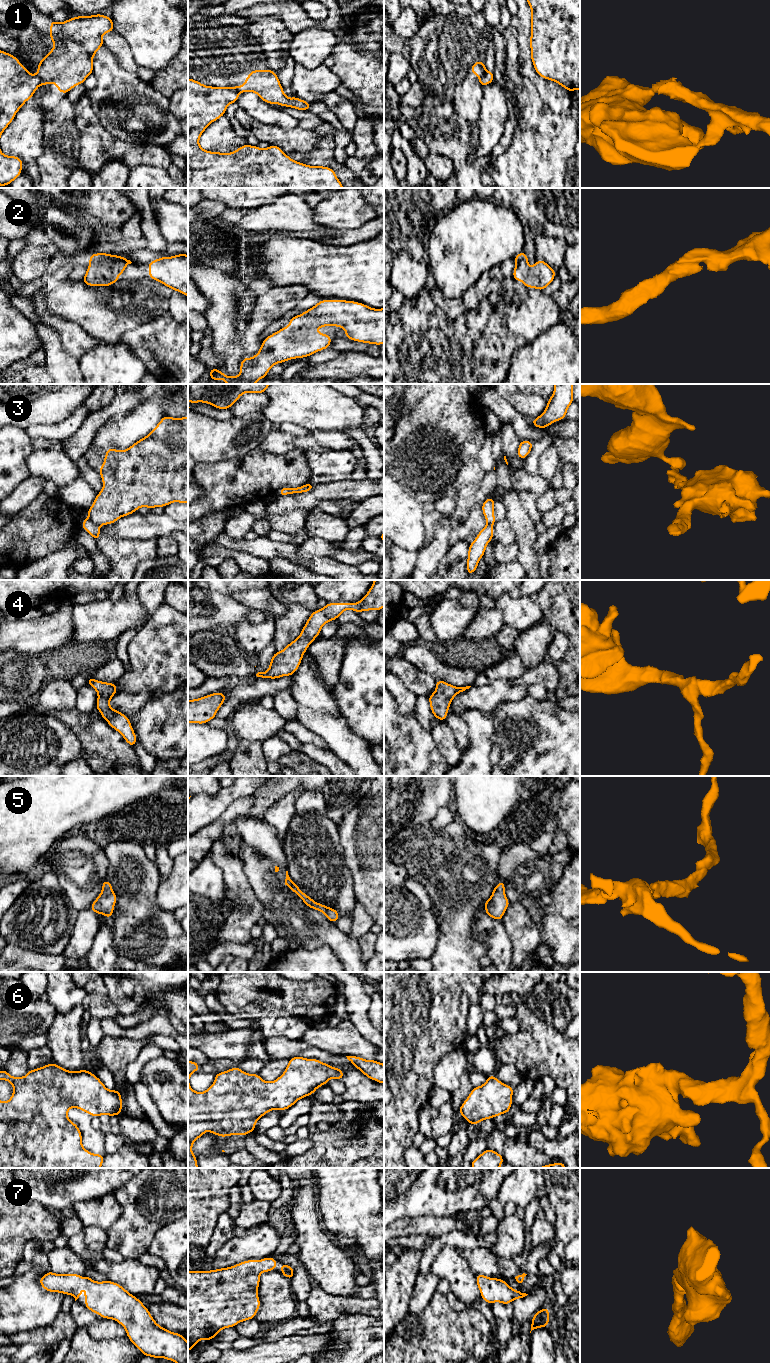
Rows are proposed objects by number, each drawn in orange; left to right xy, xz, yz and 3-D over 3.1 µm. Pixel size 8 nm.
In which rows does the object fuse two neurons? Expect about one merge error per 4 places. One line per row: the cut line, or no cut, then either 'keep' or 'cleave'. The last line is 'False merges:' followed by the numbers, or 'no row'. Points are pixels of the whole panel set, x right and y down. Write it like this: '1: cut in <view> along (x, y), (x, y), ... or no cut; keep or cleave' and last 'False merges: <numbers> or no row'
1: cut in xy along (36, 74), (40, 78), (41, 84); cleave
2: no cut; keep
3: cut in xy along (88, 518), (98, 526); cleave
4: no cut; keep
5: no cut; keep
6: no cut; keep
7: no cut; keep
False merges: 1, 3

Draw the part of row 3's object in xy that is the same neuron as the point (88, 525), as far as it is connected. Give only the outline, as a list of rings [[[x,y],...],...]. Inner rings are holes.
[[[89,518],[84,519],[82,522],[82,528],[87,531],[95,540],[98,540],[100,538],[99,526]]]

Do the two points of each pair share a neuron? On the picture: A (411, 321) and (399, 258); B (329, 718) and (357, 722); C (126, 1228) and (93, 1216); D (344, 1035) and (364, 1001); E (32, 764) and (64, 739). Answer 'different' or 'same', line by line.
A: different
B: different
C: different
D: different
E: same

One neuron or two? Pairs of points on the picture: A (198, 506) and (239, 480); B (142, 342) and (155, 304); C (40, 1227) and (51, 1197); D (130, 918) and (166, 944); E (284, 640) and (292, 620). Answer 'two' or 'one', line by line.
A: one
B: two
C: two
D: one
E: one

